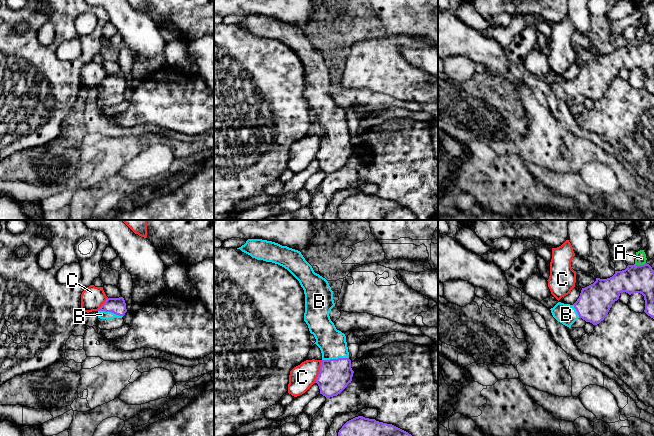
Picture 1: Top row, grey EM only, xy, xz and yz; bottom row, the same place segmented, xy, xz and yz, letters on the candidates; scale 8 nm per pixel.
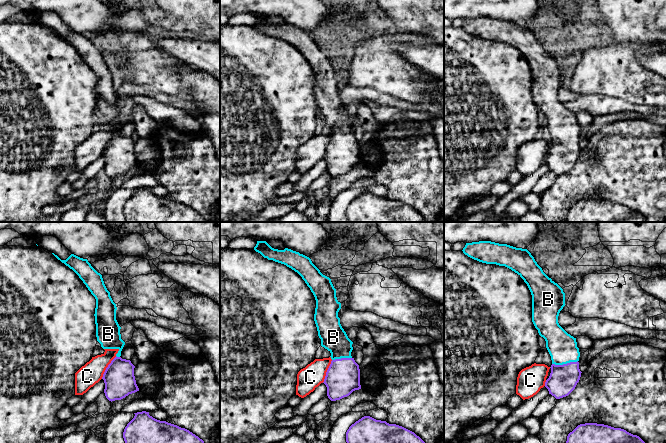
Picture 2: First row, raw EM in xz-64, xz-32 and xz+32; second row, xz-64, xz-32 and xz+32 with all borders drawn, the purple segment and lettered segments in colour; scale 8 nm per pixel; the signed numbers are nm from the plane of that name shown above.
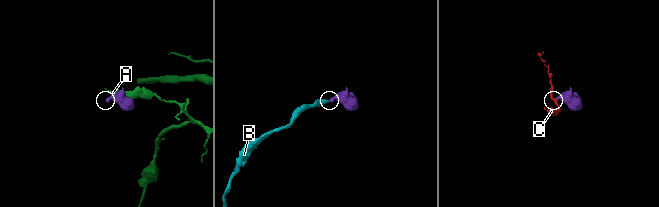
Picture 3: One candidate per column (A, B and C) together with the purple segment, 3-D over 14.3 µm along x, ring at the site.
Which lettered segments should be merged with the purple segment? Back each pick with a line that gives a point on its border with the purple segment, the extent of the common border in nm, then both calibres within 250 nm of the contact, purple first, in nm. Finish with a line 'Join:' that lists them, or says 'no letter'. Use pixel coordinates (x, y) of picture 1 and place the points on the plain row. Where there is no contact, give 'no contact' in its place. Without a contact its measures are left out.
B: meets purple in xz at (335, 135); contact 220 nm long; 260 nm thick on the purple side, 220 nm on the other
Join: B

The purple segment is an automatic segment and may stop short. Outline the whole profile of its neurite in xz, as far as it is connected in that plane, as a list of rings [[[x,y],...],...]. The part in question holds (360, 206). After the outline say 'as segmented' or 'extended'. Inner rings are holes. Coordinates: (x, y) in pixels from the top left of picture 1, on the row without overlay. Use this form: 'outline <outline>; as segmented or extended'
outline [[[363,192],[347,197],[338,208],[338,220],[419,220],[408,208]]]; as segmented

